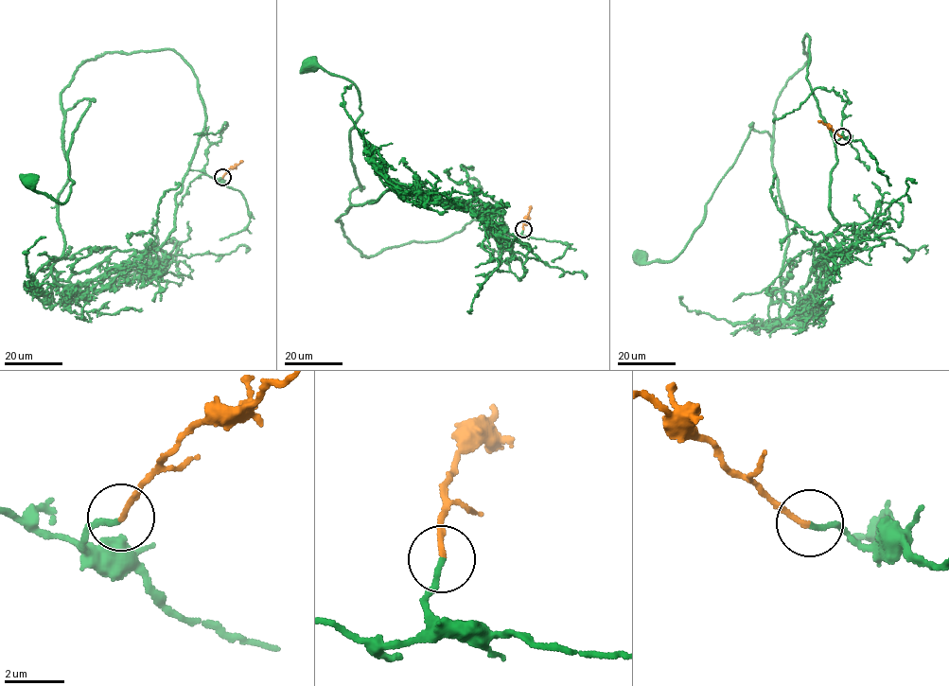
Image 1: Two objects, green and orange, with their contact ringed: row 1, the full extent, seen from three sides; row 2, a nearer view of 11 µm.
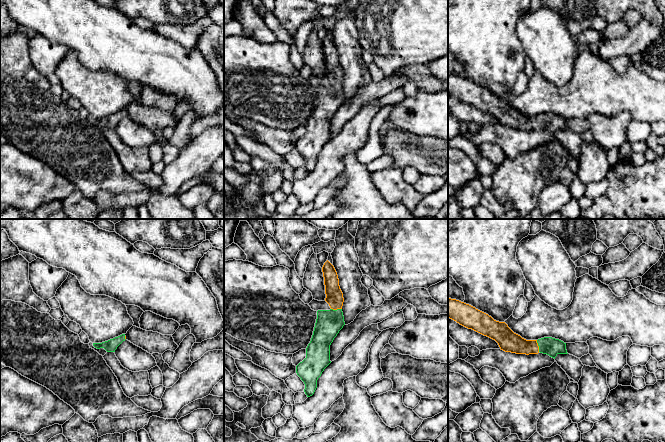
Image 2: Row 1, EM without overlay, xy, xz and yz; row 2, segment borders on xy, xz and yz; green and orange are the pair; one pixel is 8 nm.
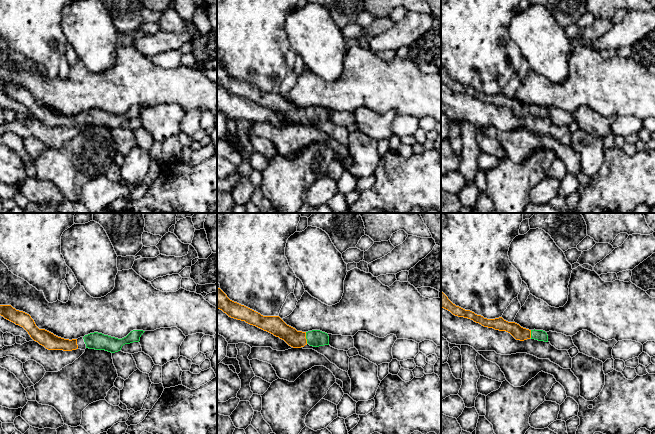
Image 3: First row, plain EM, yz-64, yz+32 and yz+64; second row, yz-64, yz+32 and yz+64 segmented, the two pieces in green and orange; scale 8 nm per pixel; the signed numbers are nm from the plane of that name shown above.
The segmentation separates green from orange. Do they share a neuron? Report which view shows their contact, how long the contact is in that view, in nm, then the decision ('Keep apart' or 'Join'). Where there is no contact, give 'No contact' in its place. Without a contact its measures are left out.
Touches green in yz. Shared border 100 nm. Join

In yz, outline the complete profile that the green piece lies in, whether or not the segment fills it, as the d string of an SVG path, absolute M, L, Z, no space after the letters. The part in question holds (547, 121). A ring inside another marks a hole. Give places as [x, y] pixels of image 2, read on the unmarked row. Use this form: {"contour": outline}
{"contour": "M449 73L448 93L468 105L472 105L484 112L495 116L498 119L500 125L505 128L526 131L538 130L540 128L543 130L547 130L554 135L558 130L568 130L566 126L566 119L559 115L544 113L538 116L526 116L520 111L514 109L505 98L496 97L491 92L476 85L475 83L459 76L451 75Z"}

